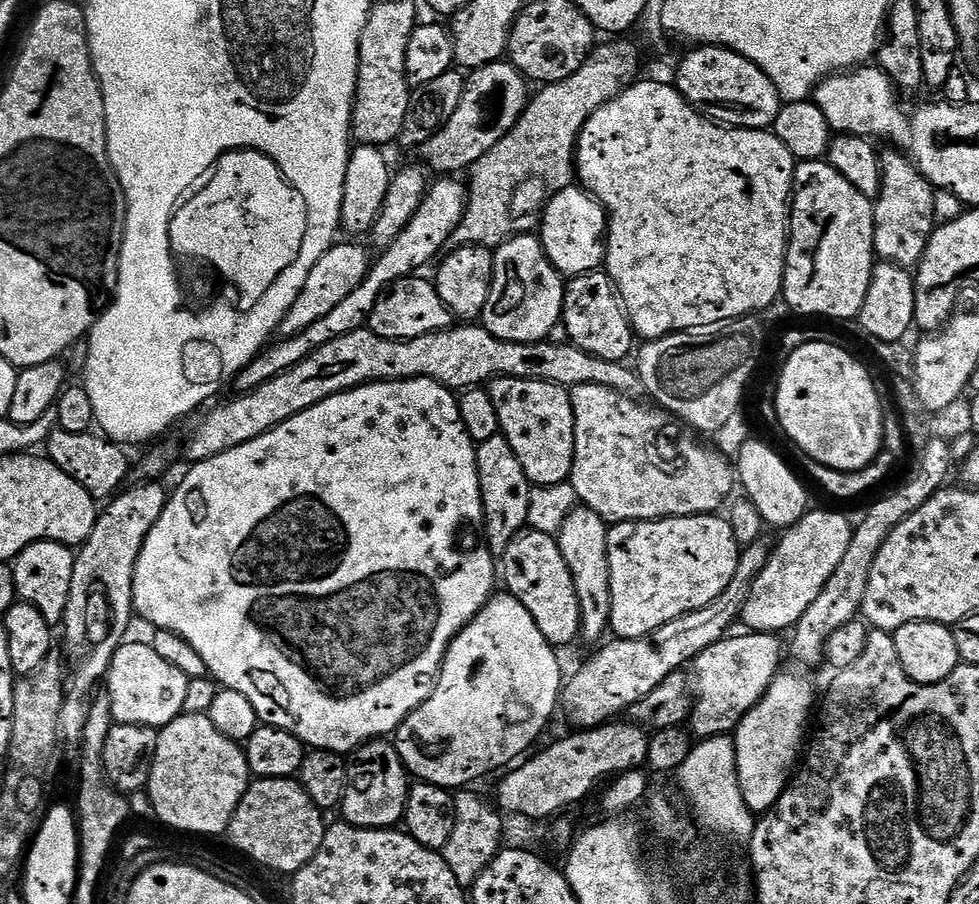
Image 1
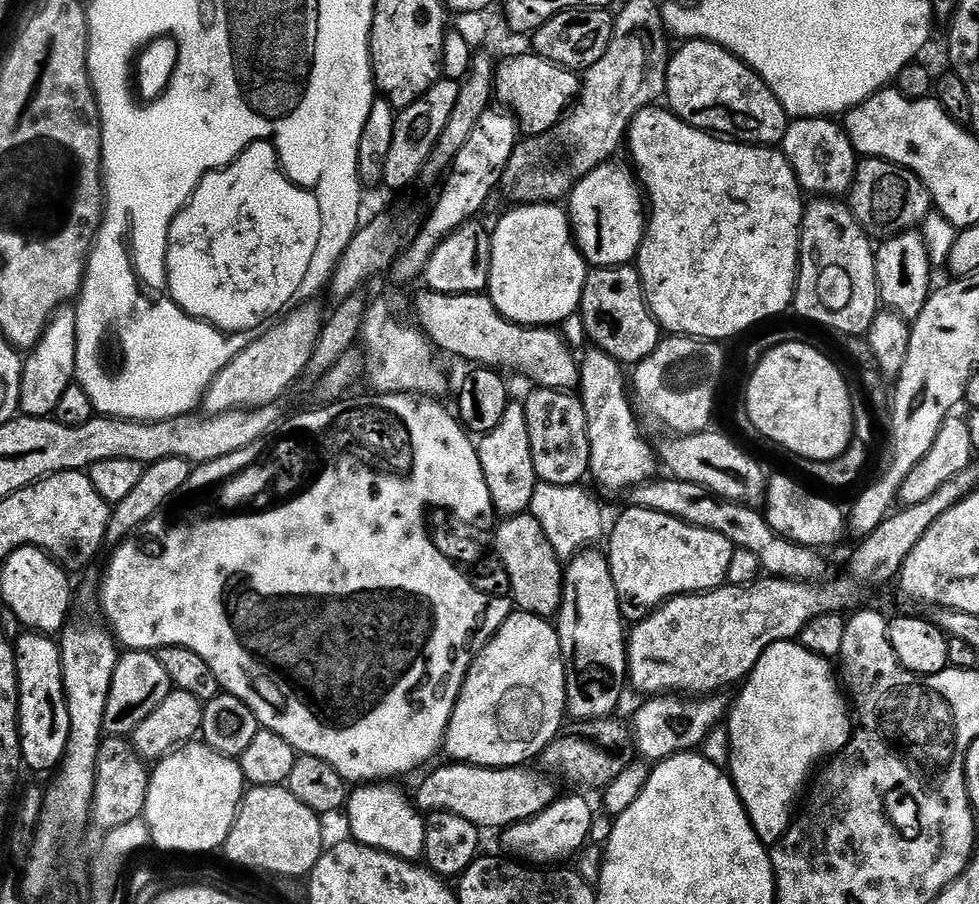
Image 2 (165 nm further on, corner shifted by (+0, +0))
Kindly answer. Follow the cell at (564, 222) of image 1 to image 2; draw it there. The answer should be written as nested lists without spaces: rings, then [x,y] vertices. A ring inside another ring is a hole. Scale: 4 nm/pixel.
[[[617,162],[599,164],[572,189],[566,211],[572,221],[580,253],[592,268],[619,268],[633,263],[640,255],[646,227],[646,200],[641,185],[631,171]]]

